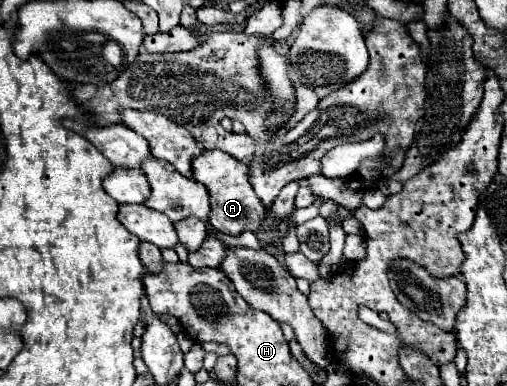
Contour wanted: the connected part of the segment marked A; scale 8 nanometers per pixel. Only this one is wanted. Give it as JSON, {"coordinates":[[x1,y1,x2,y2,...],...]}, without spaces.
{"coordinates":[[205,150,203,154,199,154,193,160,193,178,201,184,205,184,205,188,209,190,209,198,211,198,211,214,207,218,207,222,211,224,211,228,223,232,223,234,231,234,231,236,241,236,245,230,257,232,265,218,267,218,267,210,263,208,261,200,255,196,249,180,247,180,247,164,235,160,233,156,229,156,223,150]]}

